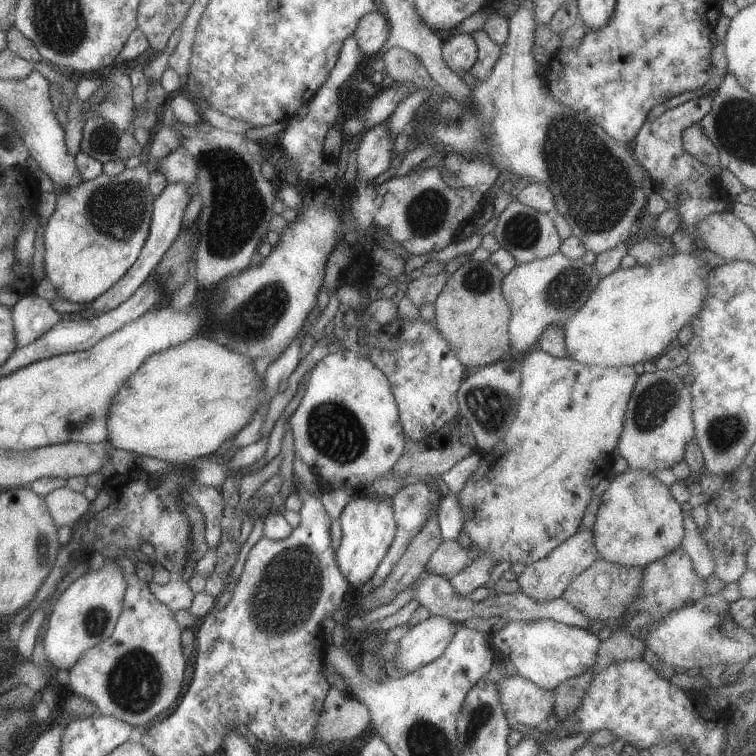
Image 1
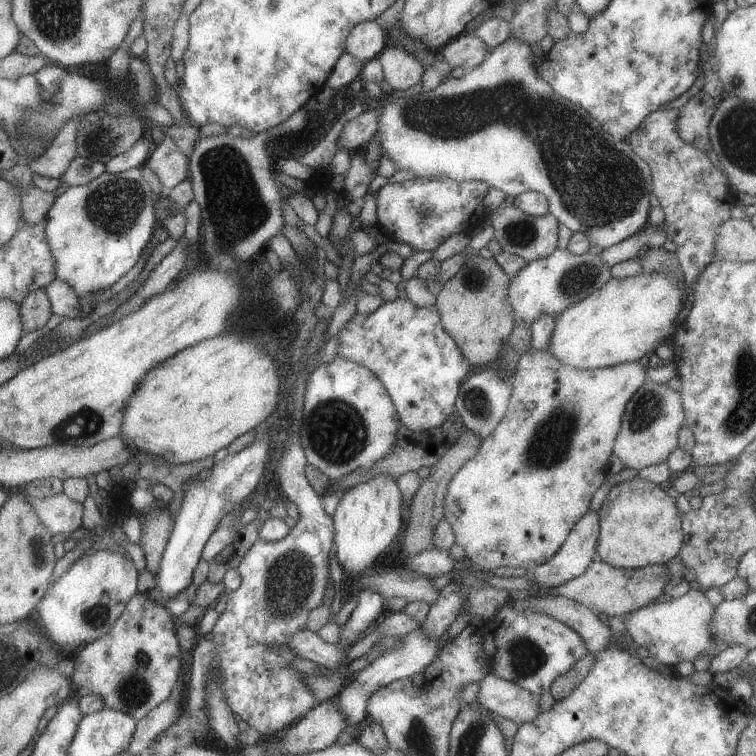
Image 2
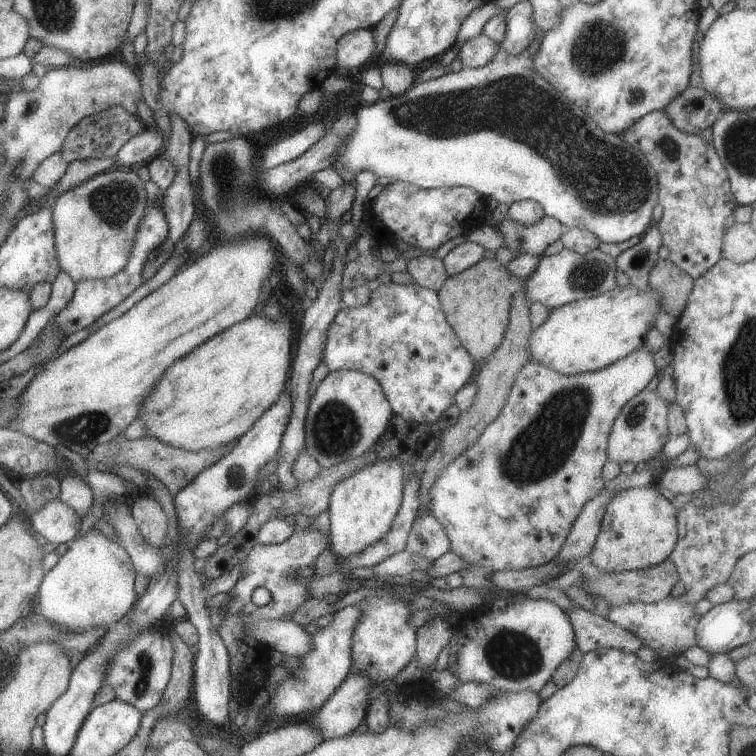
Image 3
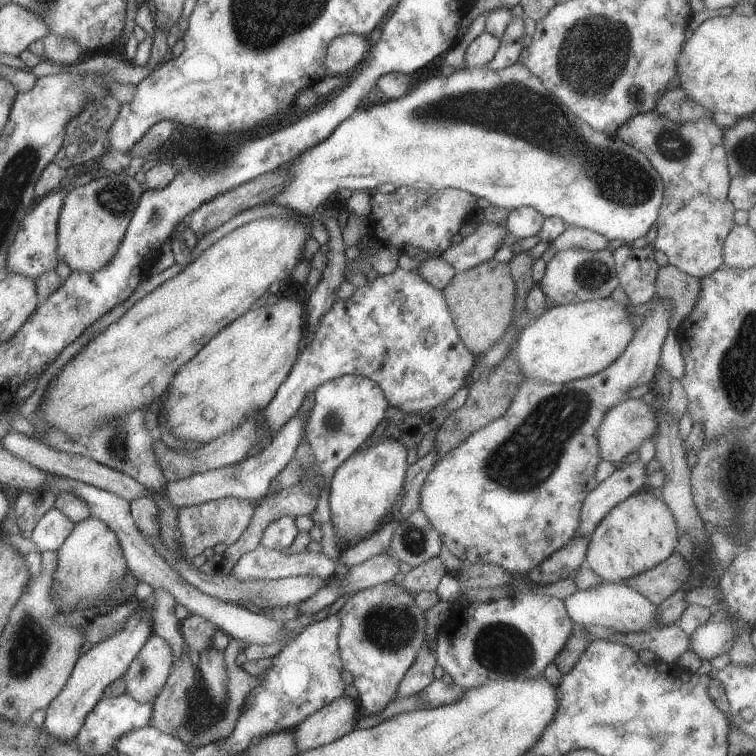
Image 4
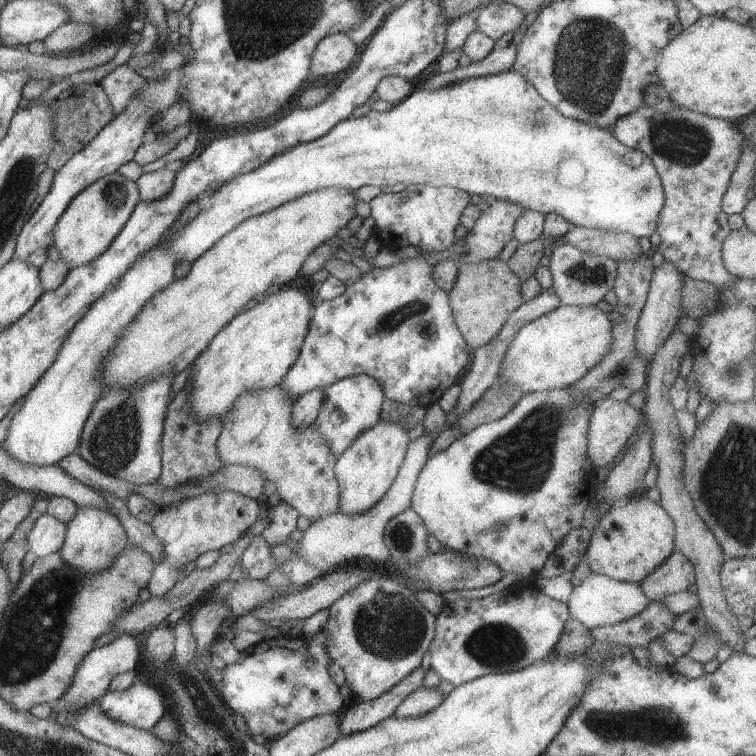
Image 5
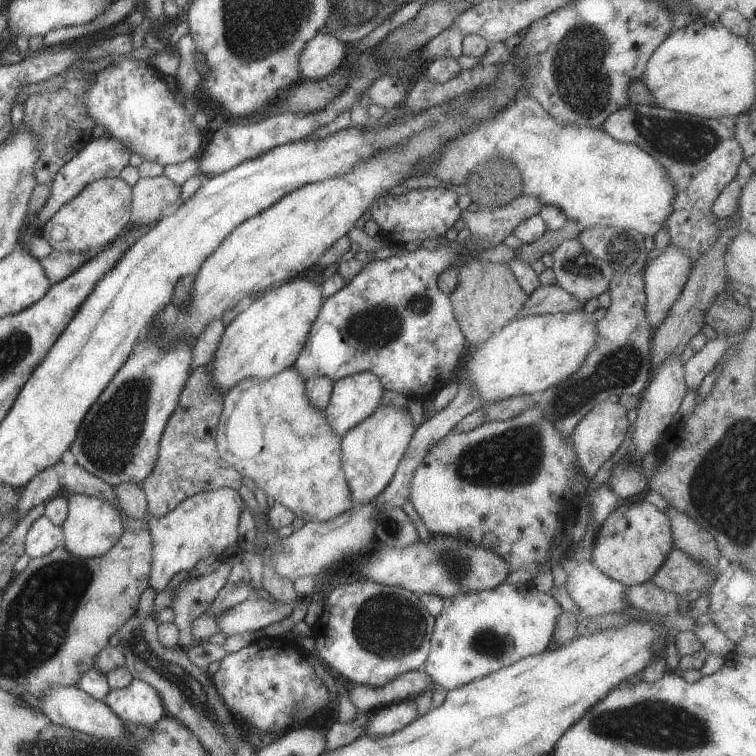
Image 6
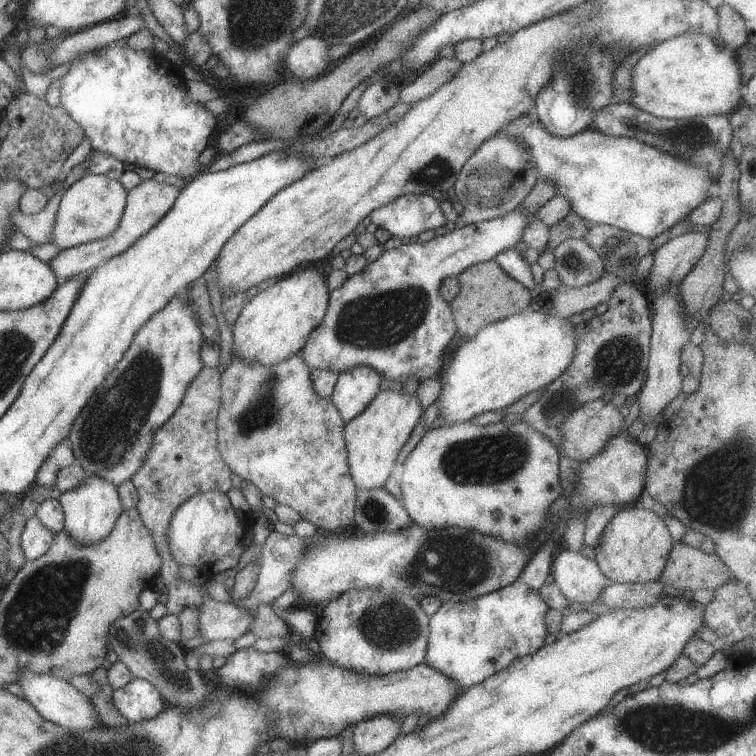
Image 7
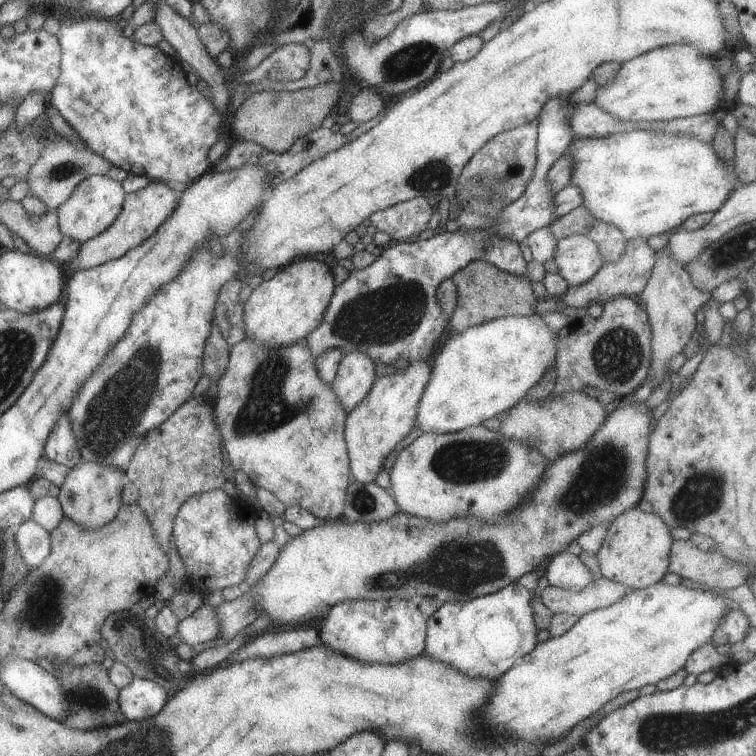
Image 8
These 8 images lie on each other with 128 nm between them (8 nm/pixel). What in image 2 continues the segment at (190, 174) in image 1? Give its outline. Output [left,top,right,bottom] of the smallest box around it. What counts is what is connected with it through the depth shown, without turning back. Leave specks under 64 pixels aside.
[145,136,189,191]

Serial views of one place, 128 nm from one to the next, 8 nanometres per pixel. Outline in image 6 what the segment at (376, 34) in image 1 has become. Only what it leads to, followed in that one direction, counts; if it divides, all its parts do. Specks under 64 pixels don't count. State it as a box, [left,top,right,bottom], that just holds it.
[299,31,348,80]

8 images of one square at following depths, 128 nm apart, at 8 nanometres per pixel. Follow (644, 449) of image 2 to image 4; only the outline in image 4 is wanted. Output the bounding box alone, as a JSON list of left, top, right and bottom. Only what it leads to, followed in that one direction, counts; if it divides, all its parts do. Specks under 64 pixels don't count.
[596,399,658,462]

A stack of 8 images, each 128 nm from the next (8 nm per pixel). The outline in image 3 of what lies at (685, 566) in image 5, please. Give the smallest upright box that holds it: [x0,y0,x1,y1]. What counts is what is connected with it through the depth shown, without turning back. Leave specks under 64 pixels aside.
[578,559,678,605]

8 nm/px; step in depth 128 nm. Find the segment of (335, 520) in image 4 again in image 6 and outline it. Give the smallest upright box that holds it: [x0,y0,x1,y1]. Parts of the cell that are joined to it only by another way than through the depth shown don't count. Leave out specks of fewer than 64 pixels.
[340,404,413,504]

